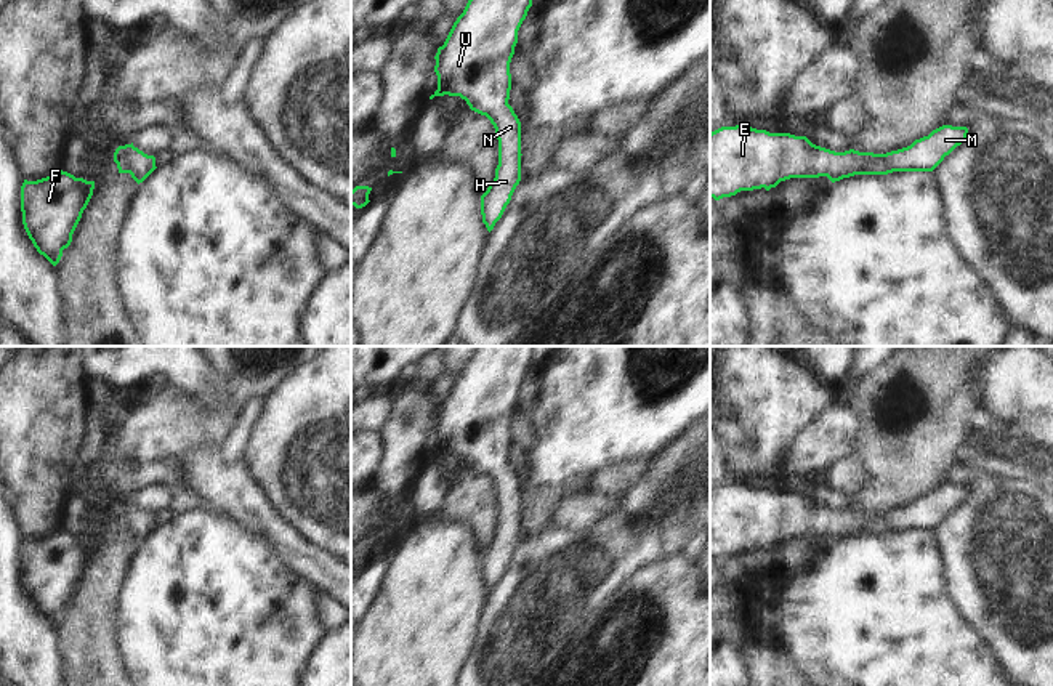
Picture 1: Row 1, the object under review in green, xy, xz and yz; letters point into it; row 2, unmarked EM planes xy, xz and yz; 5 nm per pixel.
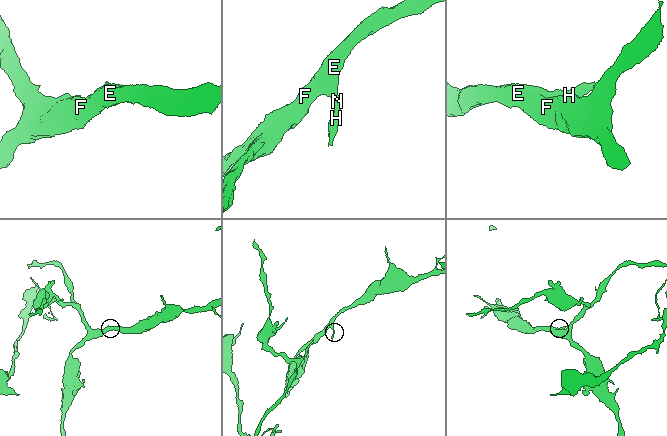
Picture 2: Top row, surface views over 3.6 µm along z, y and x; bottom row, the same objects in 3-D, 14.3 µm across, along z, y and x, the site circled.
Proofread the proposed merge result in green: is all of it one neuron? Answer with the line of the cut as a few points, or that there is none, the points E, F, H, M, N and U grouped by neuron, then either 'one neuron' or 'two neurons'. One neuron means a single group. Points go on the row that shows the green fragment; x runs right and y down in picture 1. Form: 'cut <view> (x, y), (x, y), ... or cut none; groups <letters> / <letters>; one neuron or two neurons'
cut none; groups E F H M N U; one neuron

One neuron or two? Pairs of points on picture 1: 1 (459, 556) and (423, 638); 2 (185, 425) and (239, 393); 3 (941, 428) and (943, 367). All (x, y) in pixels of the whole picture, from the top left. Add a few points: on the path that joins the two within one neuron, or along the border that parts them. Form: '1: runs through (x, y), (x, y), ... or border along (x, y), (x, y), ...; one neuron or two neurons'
1: runs through (438, 577), (433, 582), (433, 593), (423, 617); one neuron
2: runs through (199, 425), (213, 425), (231, 407); one neuron
3: runs through (941, 414), (941, 382); one neuron

